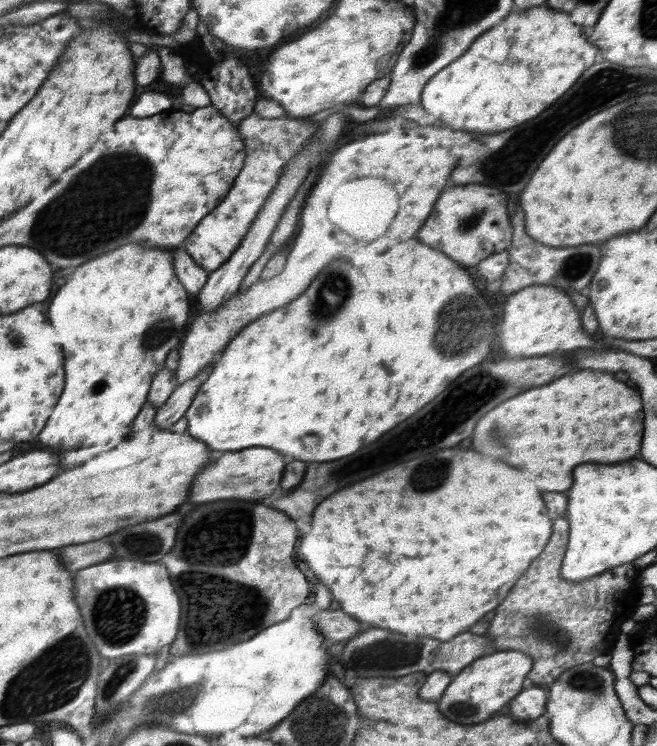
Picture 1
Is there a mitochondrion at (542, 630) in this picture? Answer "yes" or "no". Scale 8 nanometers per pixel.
yes

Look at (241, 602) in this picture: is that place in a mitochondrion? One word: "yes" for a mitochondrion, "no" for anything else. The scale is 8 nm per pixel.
yes

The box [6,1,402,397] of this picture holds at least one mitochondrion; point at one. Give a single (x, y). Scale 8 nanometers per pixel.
(58, 228)

